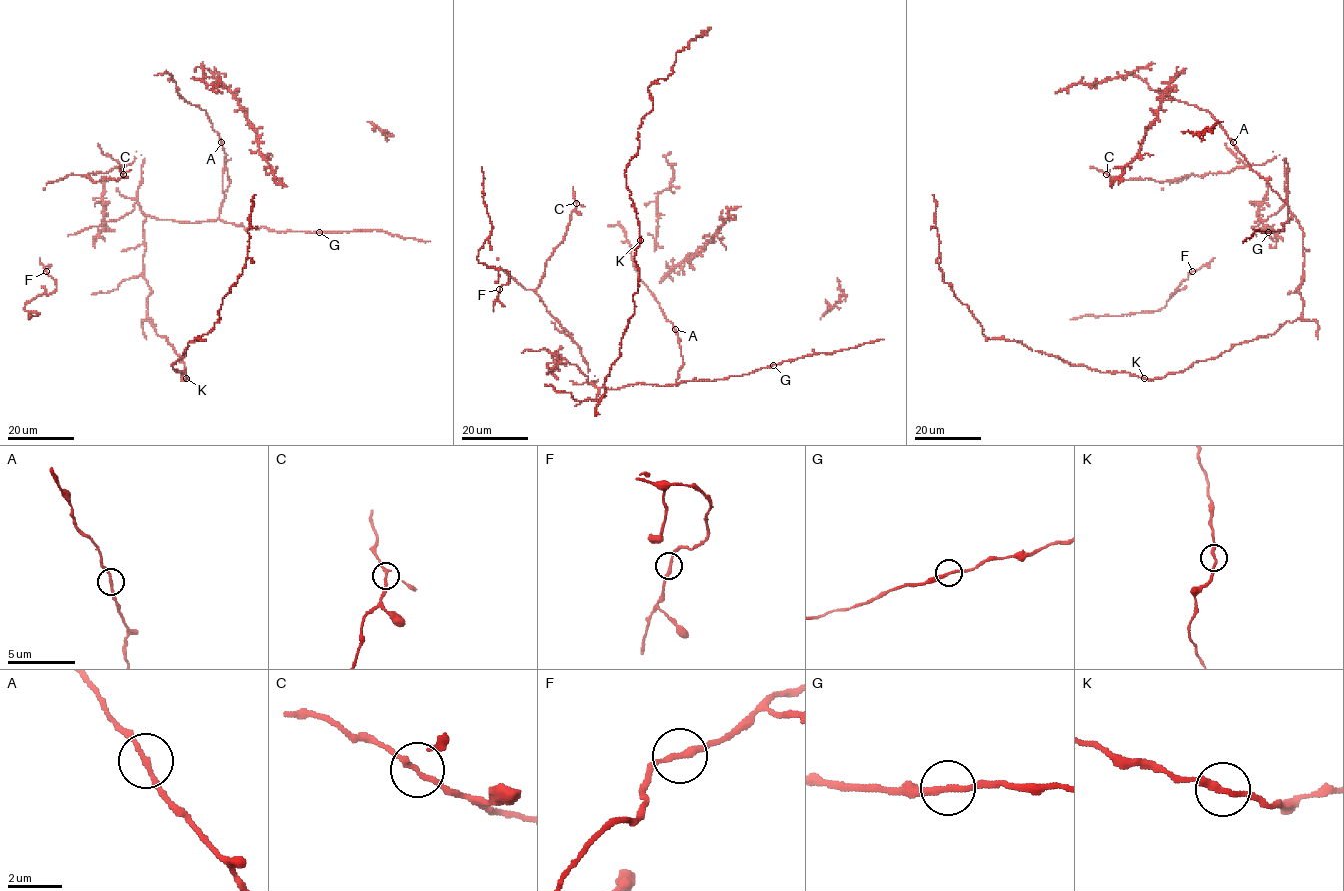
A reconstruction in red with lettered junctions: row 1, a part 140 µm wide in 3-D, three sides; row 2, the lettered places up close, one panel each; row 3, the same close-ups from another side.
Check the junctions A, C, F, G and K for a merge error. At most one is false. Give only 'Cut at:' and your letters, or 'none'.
Cut at: none

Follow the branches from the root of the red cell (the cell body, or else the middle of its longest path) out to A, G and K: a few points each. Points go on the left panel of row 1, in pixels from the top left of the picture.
A: (148, 285), (143, 273), (146, 216), (185, 222), (215, 221), (229, 184), (221, 143)
G: (148, 285), (143, 273), (146, 215), (185, 222), (222, 220), (248, 229), (265, 226), (277, 231), (319, 232)
K: (148, 285), (147, 316), (155, 333), (165, 336), (181, 358), (186, 372), (180, 378), (186, 378)

